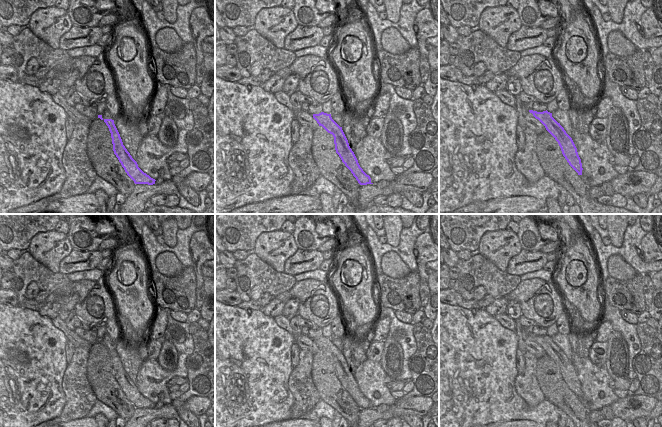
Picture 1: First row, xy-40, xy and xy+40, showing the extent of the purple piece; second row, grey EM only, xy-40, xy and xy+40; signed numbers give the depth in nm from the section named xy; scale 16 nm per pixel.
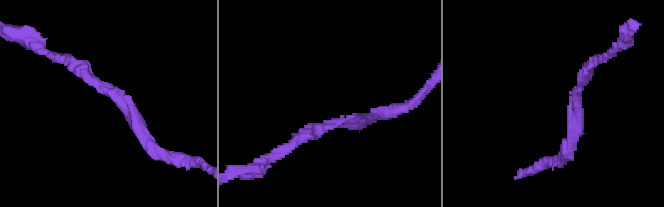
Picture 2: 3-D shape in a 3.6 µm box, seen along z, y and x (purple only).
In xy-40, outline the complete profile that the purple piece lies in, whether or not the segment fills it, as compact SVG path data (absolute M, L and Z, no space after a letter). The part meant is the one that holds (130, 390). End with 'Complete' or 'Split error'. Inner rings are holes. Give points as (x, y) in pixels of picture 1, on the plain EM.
M104 343L104 346L109 352L112 362L113 375L127 399L134 405L135 408L155 408L155 403L144 397L139 391L137 386L132 382L130 377L123 369L120 358L112 343Z. Complete.

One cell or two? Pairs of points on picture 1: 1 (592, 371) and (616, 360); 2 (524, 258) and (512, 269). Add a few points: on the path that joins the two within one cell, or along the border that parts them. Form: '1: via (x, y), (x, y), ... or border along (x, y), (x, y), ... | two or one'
1: border along (605, 364), (607, 373), (613, 380) | two
2: via (522, 262), (516, 266) | one

